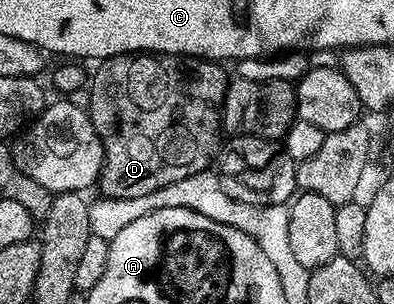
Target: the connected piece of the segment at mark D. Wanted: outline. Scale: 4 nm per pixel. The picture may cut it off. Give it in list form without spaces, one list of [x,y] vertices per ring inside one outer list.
[[[129,53],[127,55],[112,55],[99,64],[100,67],[90,79],[88,91],[87,113],[104,147],[104,164],[100,170],[98,191],[105,199],[118,197],[144,197],[146,193],[154,193],[166,185],[174,185],[174,181],[182,181],[182,177],[194,177],[198,173],[209,170],[217,158],[222,146],[222,112],[224,110],[224,95],[228,91],[230,75],[224,72],[225,64],[215,59],[193,57],[191,55],[161,55],[159,53]]]

